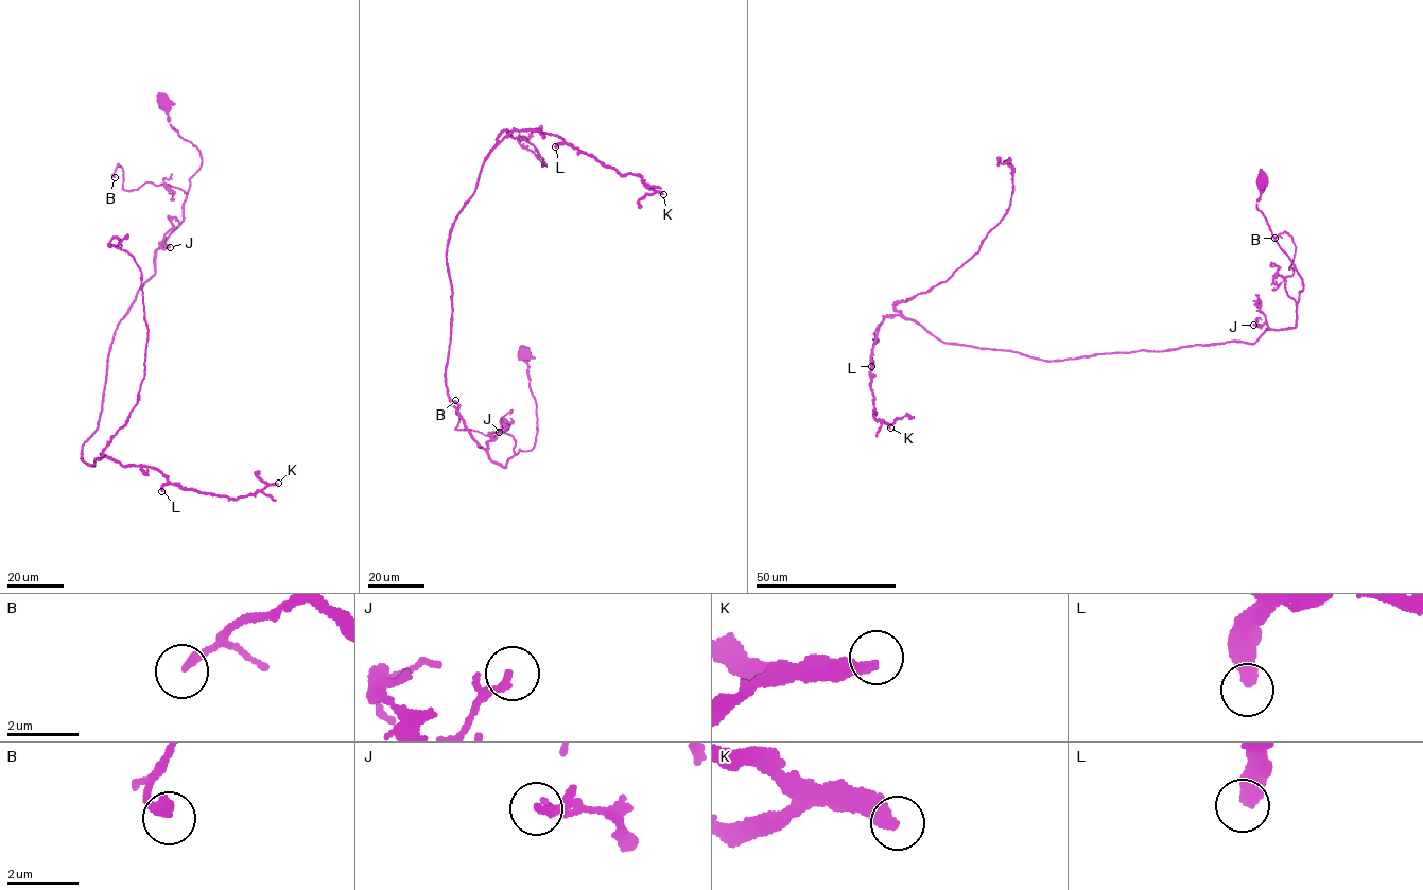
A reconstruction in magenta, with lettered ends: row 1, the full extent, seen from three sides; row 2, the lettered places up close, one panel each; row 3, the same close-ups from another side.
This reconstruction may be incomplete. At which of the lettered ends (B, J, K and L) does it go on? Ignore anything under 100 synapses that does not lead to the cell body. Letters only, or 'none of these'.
K

